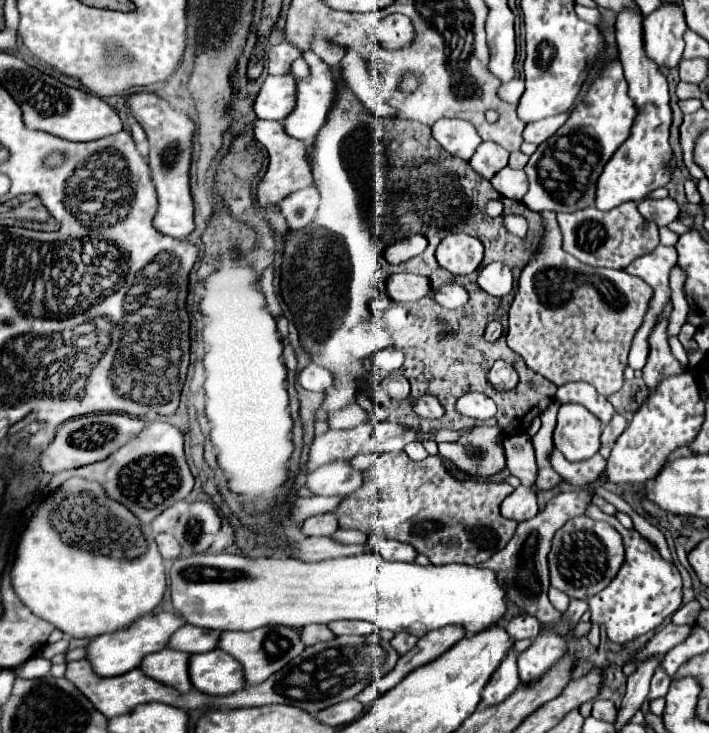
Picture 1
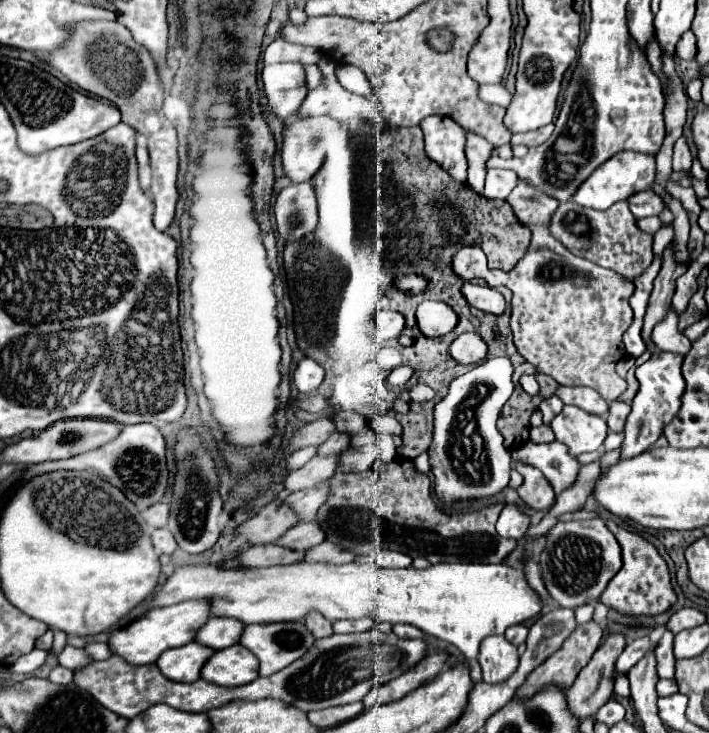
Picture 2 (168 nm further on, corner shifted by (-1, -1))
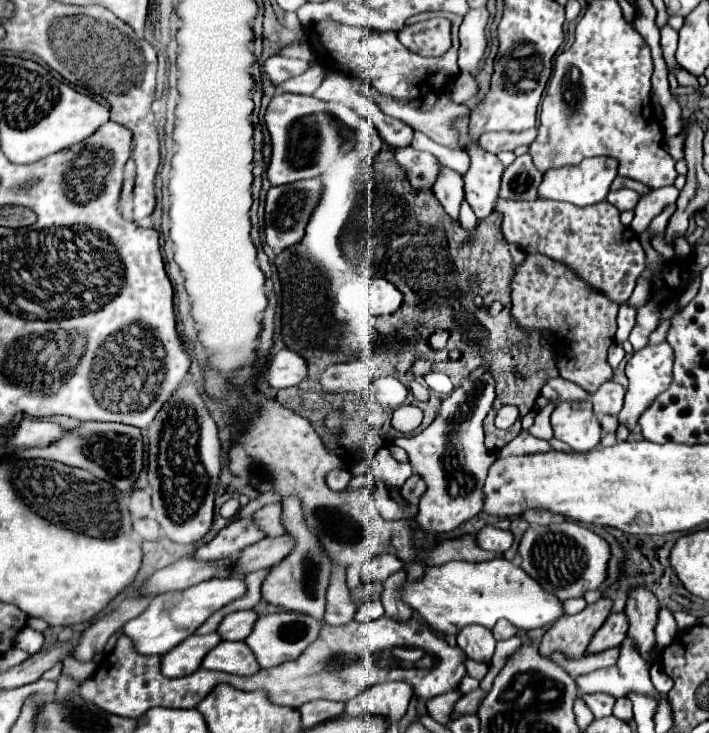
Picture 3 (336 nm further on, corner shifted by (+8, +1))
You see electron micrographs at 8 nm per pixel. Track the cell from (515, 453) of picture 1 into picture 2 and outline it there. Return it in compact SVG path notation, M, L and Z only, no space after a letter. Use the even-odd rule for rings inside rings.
M515 465L519 473L523 473L523 485L517 489L519 497L527 503L527 507L535 511L547 511L555 505L555 491L551 489L551 483L539 473L539 469L531 465Z

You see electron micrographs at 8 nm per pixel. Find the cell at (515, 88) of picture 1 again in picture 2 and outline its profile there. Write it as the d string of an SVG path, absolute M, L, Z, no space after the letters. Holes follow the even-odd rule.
M503 83L479 85L479 97L487 103L497 103L501 107L509 107L509 103L511 103L511 93L505 89Z

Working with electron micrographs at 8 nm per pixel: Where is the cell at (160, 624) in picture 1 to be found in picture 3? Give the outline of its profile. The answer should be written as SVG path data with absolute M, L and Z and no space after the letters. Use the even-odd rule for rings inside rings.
M208 579L198 585L192 585L182 591L170 591L154 597L154 603L142 615L130 619L130 623L124 625L122 633L132 639L136 653L140 655L164 655L178 643L182 643L186 637L190 637L214 611L224 607L226 603L242 597L246 593L246 585L240 579Z

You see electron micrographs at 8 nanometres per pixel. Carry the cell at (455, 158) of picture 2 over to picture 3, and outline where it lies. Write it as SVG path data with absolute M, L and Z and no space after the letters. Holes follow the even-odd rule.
M440 165L440 173L438 179L434 183L434 195L438 197L438 201L442 203L442 207L446 209L446 213L452 219L458 219L458 207L464 199L464 181L462 175L452 171L446 165Z

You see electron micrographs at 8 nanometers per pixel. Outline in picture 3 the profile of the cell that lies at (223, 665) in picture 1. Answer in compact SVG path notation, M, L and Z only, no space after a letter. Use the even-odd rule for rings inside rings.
M220 641L202 661L208 671L226 671L232 675L254 675L260 667L244 641Z

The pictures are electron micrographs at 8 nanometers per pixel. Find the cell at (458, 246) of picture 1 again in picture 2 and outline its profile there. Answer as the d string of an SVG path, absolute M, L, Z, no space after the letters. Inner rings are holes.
M519 179L517 187L509 193L507 201L513 207L513 213L519 221L531 223L533 239L531 239L531 247L529 247L527 255L507 273L499 271L499 269L491 271L491 269L487 269L485 253L481 251L481 247L471 245L471 247L459 249L459 253L455 255L455 259L453 259L455 273L459 277L463 277L465 281L477 279L477 277L485 279L485 273L487 273L487 279L489 279L491 287L497 287L497 285L509 287L513 291L511 329L513 329L513 343L515 343L517 351L531 365L535 365L541 373L551 375L559 385L591 387L597 393L601 393L603 399L607 399L611 403L613 399L617 399L627 389L627 381L617 375L615 365L617 365L617 361L621 361L625 357L621 337L627 331L627 325L631 325L631 321L633 321L631 319L633 311L629 307L629 297L633 295L635 287L629 281L623 281L623 277L619 277L611 269L603 269L603 267L599 267L599 265L595 265L595 263L591 263L583 257L573 255L555 237L551 237L551 233L547 229L547 221L551 219L559 201L555 201L553 197L547 197L545 193L539 193L539 189L527 185L527 181L523 181L523 179Z

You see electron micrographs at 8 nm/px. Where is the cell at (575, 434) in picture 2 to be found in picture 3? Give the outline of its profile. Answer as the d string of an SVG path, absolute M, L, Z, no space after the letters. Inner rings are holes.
M560 401L552 413L552 429L556 439L568 443L578 453L594 449L602 437L600 421L592 411L590 401Z

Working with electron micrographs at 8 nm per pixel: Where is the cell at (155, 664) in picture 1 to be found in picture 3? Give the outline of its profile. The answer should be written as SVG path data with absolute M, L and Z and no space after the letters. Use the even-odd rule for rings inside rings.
M216 633L208 635L190 635L180 645L176 645L172 651L162 655L162 675L166 677L186 677L200 669L202 659L210 649L214 649L220 643L220 637Z

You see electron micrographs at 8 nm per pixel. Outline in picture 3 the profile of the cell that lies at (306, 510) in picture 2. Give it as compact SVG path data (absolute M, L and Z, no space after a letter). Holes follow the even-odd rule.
M282 503L264 505L262 509L258 509L254 513L254 521L258 525L262 525L262 531L266 533L266 537L270 537L270 535L282 535L286 531L284 523L282 523Z

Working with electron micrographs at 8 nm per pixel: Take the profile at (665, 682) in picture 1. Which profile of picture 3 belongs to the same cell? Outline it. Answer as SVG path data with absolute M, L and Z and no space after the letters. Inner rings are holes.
M666 607L660 609L658 625L656 625L654 633L656 633L656 649L658 649L658 657L660 657L662 649L666 649L674 641L674 635L676 635L676 621L674 621L670 609L666 609Z

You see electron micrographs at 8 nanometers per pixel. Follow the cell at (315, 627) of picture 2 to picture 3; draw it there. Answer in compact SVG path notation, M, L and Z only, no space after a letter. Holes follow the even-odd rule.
M282 497L284 507L284 523L286 531L292 535L298 535L298 547L292 551L282 563L270 569L270 575L262 583L262 597L272 603L280 605L288 611L310 615L316 621L324 621L324 609L326 609L326 589L330 583L330 563L326 563L326 555L318 551L318 539L306 531L304 519L302 519L302 501L298 497Z

